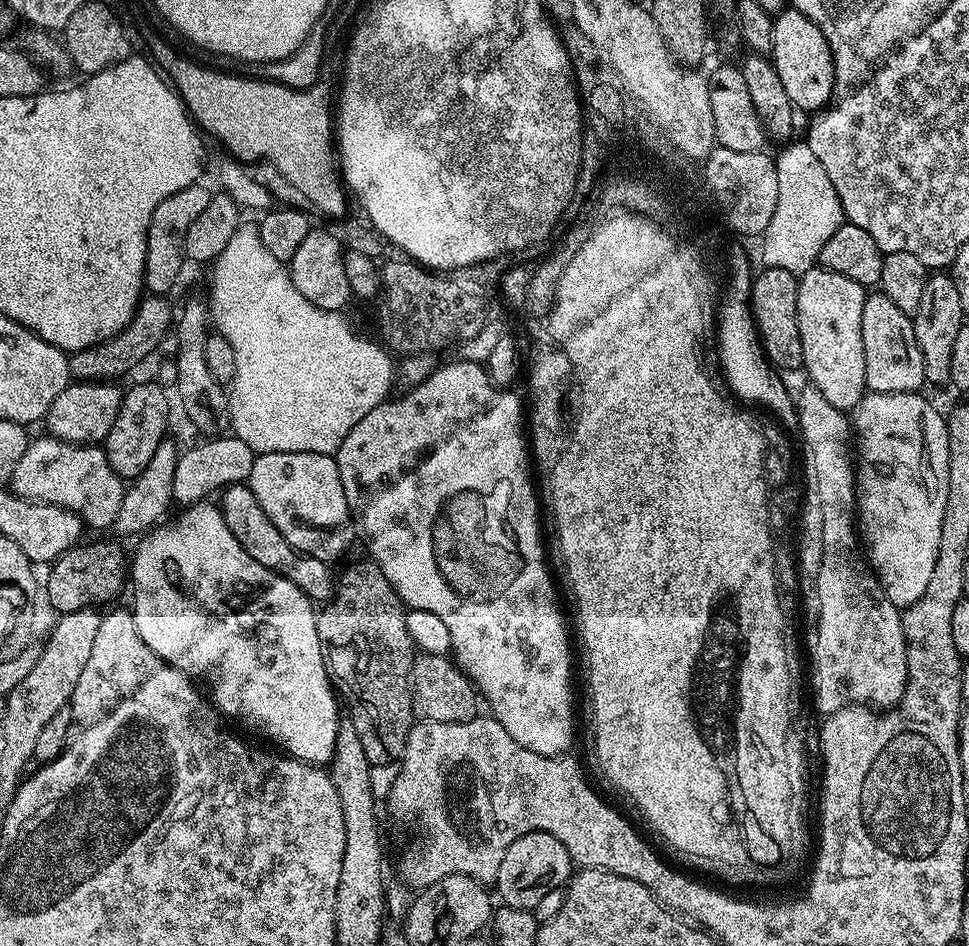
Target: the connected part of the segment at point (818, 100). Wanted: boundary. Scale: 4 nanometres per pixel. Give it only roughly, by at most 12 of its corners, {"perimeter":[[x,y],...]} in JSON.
{"perimeter":[[775,13],[770,59],[793,109],[815,114],[834,90],[822,30]]}

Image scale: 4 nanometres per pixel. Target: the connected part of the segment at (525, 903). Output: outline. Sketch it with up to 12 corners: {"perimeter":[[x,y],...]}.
{"perimeter":[[554,834],[510,842],[494,887],[507,907],[535,910],[564,888],[572,855]]}

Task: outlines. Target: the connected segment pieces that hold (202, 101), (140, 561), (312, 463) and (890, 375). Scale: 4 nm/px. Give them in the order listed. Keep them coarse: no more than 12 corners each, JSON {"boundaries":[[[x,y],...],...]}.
{"boundaries":[[[147,55],[197,129],[271,159],[326,218],[349,211],[324,82],[218,72]],[[212,502],[151,529],[130,611],[221,717],[331,765],[317,609]],[[264,452],[246,483],[297,552],[355,539],[333,455]],[[876,290],[862,306],[864,387],[925,387],[912,317]]]}

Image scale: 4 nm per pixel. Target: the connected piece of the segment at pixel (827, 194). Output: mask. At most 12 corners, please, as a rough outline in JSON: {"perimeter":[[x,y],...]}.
{"perimeter":[[804,142],[775,157],[778,202],[765,268],[803,274],[845,223]]}

